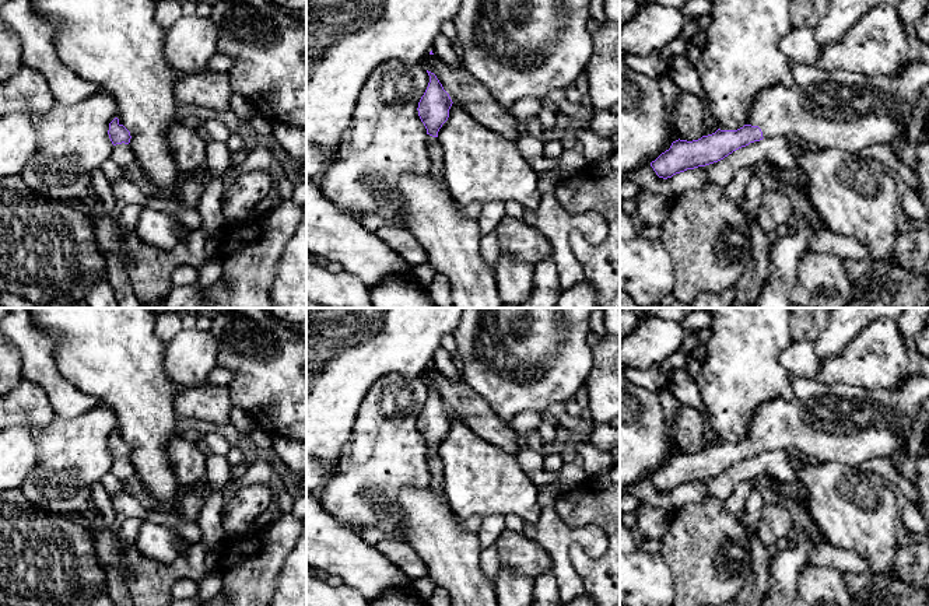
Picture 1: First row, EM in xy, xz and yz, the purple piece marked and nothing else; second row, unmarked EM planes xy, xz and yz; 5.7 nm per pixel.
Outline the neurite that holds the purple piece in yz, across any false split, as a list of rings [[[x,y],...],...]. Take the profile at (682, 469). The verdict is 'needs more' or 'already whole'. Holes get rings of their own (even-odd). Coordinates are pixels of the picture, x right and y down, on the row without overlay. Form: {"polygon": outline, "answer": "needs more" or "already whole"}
{"polygon": [[[915,374],[897,389],[866,390],[849,385],[828,385],[818,379],[792,376],[790,400],[775,399],[757,409],[747,438],[737,444],[721,444],[698,453],[676,453],[651,480],[659,491],[718,476],[750,456],[774,449],[795,449],[820,463],[841,462],[860,467],[873,458],[891,458],[908,439],[918,421],[921,403],[929,397],[929,378]]], "answer": "needs more"}

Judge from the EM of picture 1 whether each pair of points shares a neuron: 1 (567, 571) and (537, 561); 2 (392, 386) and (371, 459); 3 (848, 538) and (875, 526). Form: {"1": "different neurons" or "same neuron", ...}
{"1": "different neurons", "2": "same neuron", "3": "same neuron"}

